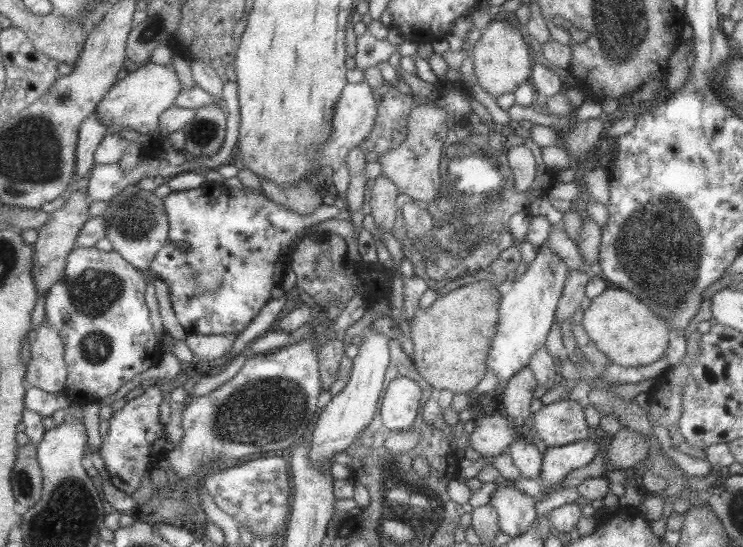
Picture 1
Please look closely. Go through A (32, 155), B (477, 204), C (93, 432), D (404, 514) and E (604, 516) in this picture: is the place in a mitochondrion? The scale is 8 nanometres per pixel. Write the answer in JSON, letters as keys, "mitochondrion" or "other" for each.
{"A":"mitochondrion","B":"mitochondrion","C":"other","D":"mitochondrion","E":"other"}

